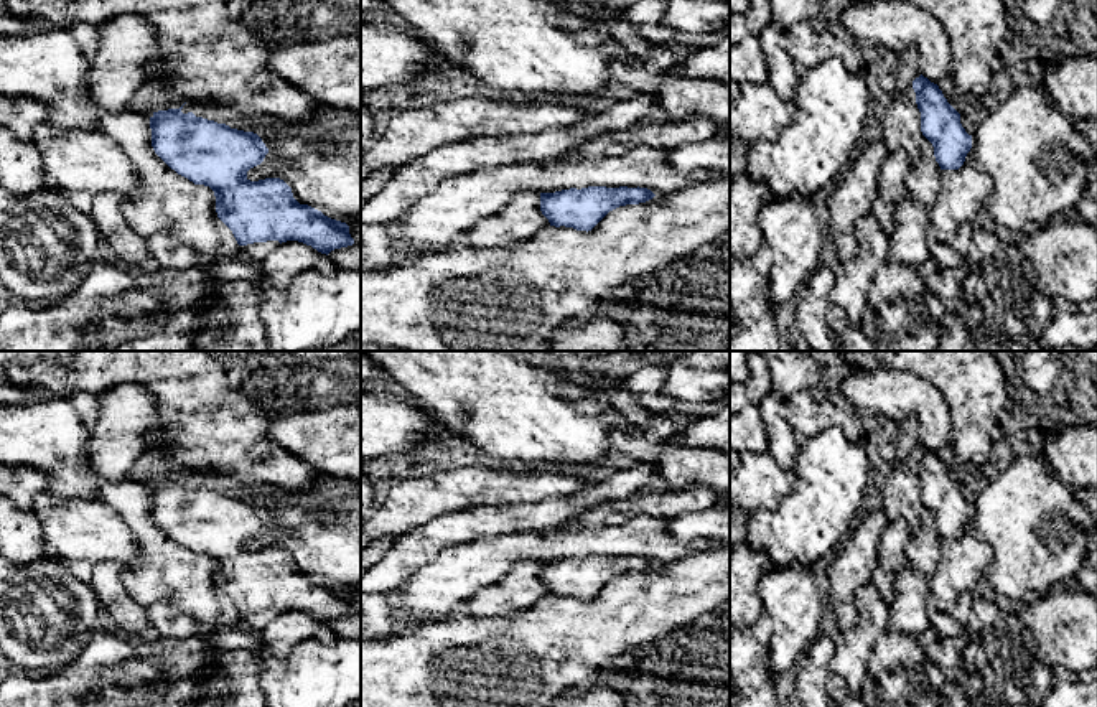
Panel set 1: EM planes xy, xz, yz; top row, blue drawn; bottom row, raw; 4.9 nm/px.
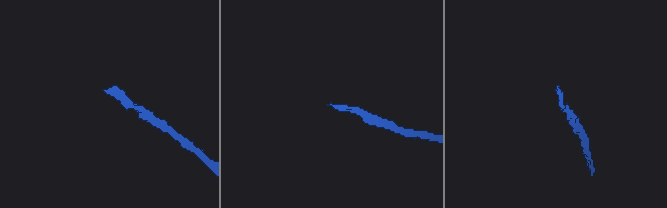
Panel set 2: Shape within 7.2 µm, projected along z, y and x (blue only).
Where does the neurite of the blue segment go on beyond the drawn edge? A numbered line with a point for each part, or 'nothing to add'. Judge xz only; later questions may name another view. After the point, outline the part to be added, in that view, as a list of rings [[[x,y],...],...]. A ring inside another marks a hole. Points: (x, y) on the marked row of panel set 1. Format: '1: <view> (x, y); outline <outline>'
nothing to add

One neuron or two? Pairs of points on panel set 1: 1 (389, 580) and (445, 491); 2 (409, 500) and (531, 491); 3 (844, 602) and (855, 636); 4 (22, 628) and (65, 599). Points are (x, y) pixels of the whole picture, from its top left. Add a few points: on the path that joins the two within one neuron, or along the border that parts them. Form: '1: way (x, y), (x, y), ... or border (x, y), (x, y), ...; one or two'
1: border (462, 510), (442, 513), (394, 536); two
2: way (438, 493), (447, 490), (501, 490); one
3: border (862, 585), (855, 595), (855, 620), (839, 632); two
4: way (32, 628), (55, 608); one

